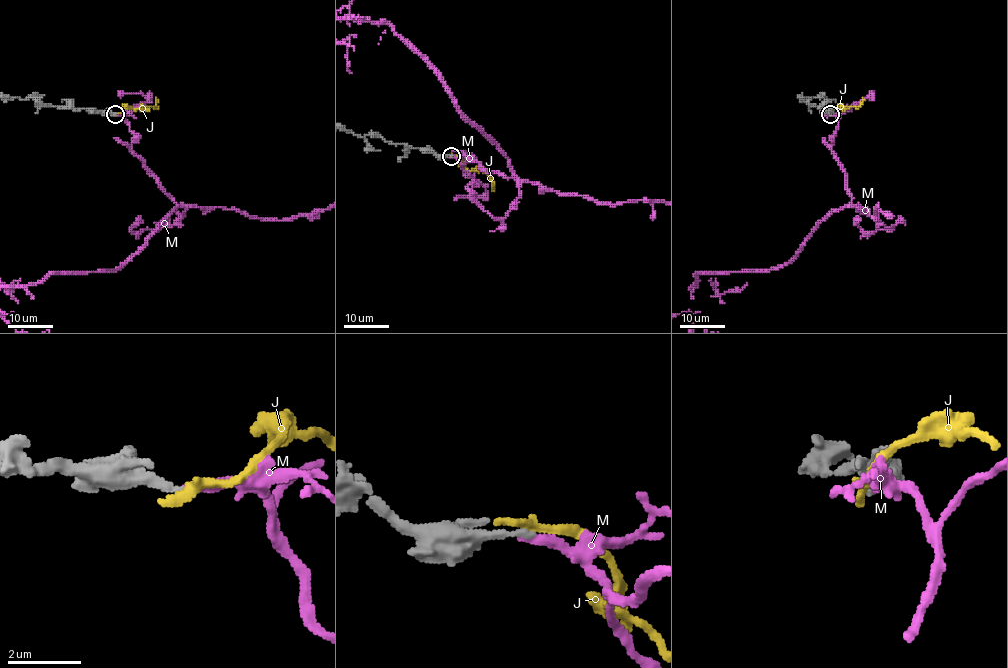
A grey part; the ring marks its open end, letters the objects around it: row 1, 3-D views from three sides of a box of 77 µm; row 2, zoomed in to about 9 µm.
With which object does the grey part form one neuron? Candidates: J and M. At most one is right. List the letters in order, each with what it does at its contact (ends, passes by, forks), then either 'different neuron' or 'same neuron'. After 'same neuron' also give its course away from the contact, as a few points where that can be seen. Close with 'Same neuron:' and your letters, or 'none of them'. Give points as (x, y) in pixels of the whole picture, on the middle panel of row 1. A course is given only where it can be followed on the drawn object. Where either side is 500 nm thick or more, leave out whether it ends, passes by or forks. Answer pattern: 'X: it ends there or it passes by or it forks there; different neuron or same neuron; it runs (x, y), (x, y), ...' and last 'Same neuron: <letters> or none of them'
J: it ends there; different neuron
M: it ends there; same neuron
Same neuron: M

